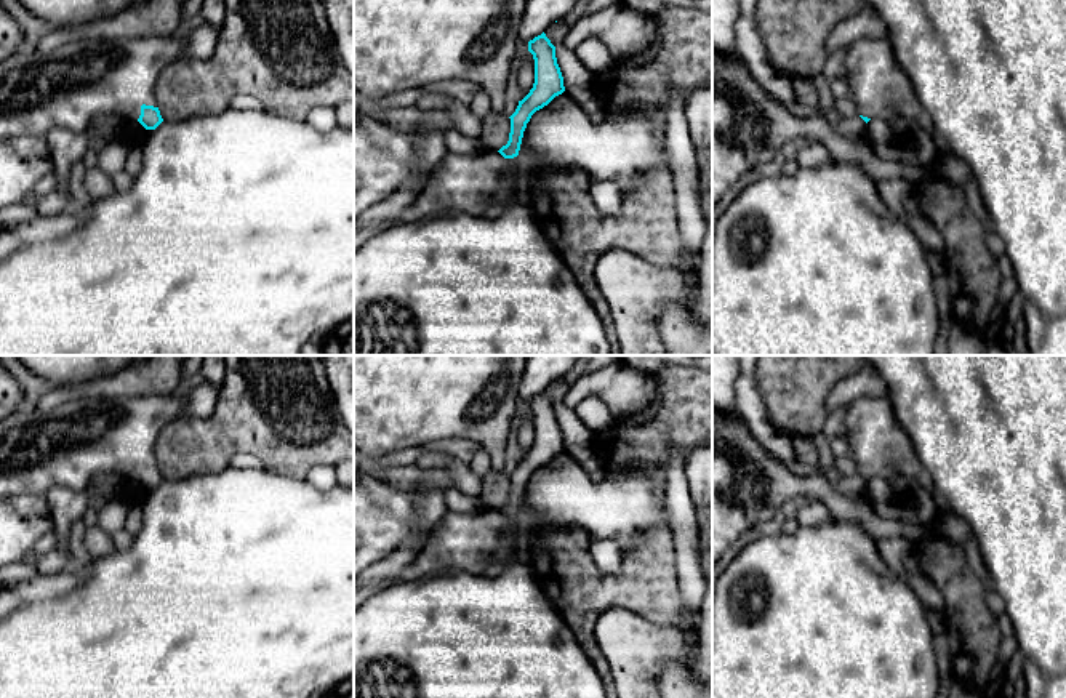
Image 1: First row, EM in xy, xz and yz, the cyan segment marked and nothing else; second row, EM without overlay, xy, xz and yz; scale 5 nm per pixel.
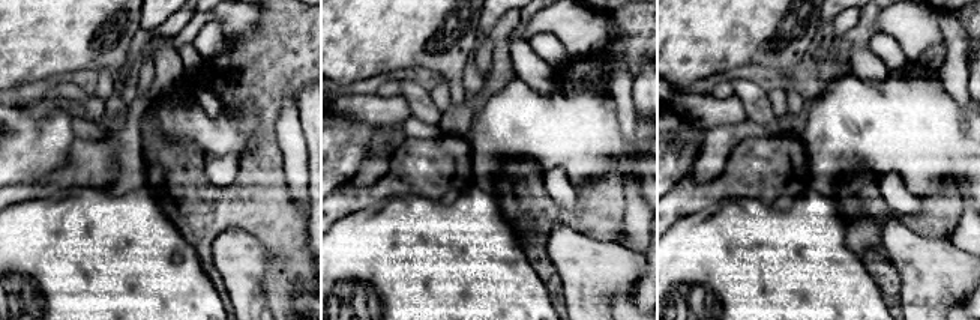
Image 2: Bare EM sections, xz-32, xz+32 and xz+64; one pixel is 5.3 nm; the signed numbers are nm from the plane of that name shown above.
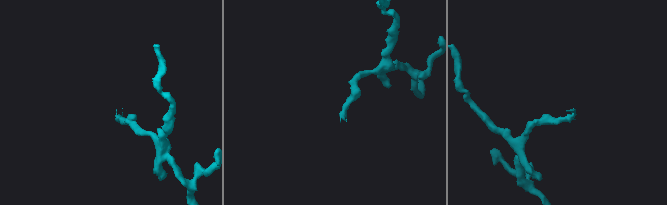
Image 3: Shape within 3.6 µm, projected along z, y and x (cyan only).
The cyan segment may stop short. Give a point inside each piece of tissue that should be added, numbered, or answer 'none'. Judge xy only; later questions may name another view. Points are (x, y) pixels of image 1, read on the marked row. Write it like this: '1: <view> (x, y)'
1: xy (84, 79)

